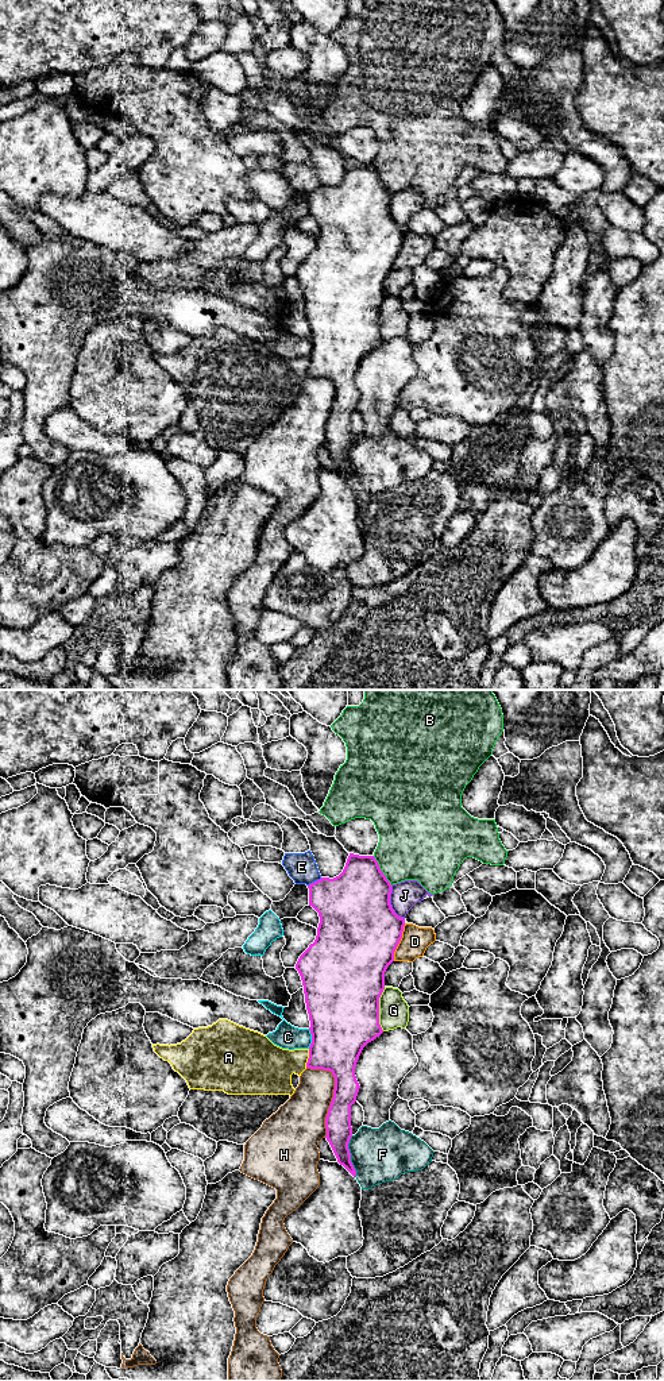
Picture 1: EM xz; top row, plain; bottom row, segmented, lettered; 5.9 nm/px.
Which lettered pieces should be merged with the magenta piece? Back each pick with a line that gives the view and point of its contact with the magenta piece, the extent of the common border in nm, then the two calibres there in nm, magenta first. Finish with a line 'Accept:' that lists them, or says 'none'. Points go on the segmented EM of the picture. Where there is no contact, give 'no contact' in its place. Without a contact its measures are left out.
Accept: none

